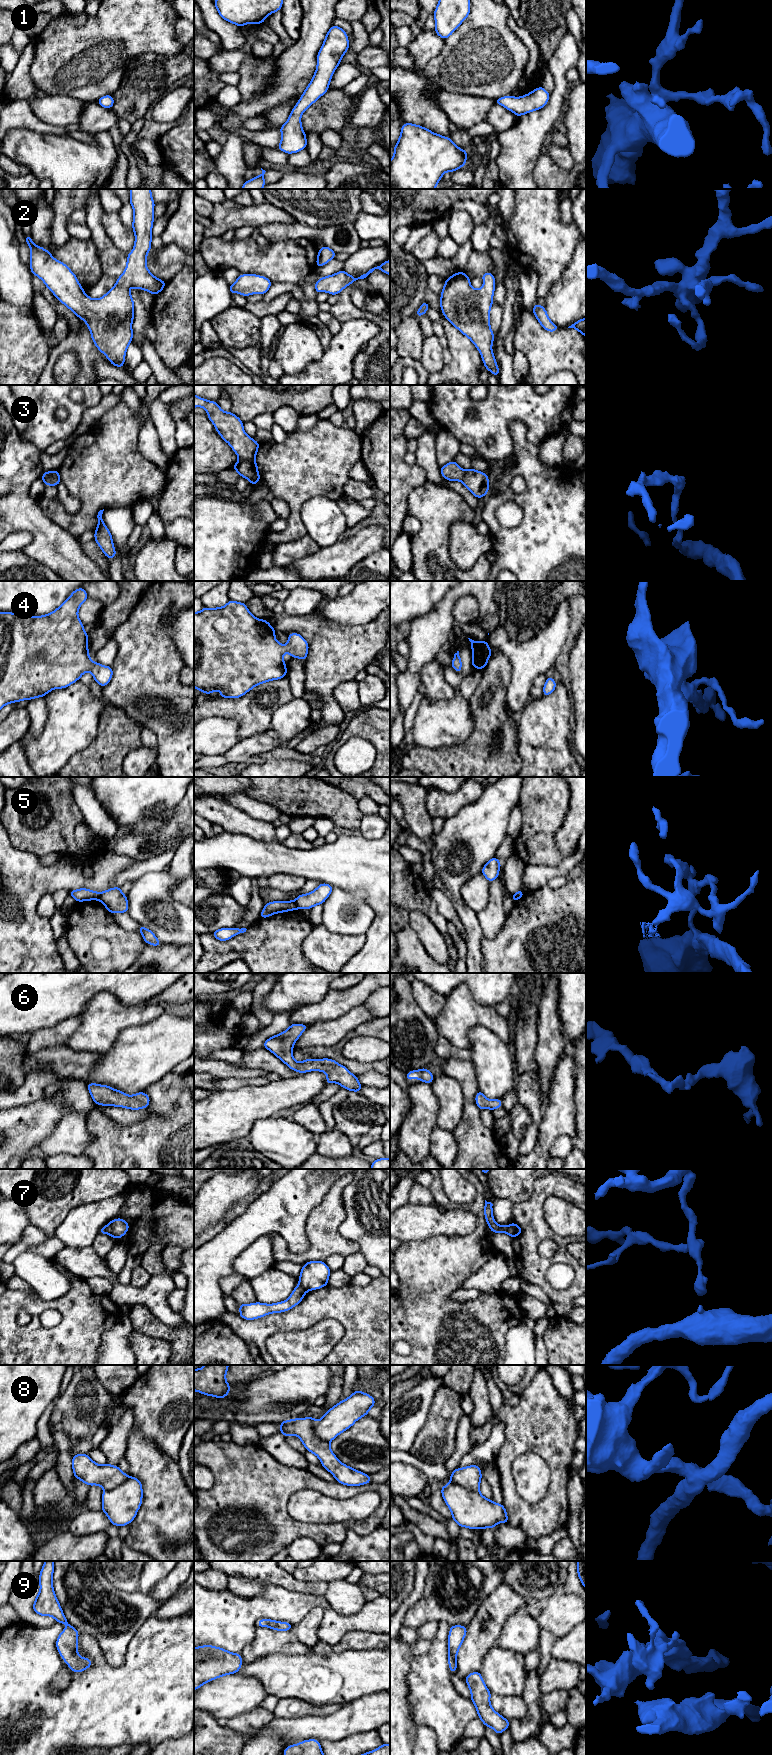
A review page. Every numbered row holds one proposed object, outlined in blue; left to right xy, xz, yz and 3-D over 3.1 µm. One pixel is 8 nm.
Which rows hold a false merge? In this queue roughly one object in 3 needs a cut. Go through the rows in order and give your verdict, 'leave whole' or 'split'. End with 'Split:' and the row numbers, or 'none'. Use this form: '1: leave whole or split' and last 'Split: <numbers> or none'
1: leave whole
2: leave whole
3: split
4: leave whole
5: split
6: leave whole
7: split
8: split
9: leave whole
Split: 3, 5, 7, 8

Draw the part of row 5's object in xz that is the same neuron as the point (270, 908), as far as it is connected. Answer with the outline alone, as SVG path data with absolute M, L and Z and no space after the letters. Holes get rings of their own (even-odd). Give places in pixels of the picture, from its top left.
M293 900L268 902L266 905L264 905L264 908L260 914L260 919L267 918L273 914L288 912L297 909L298 906Z

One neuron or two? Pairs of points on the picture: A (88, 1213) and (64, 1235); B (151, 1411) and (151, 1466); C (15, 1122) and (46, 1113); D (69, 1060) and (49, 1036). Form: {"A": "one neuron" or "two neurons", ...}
{"A": "one neuron", "B": "two neurons", "C": "one neuron", "D": "two neurons"}

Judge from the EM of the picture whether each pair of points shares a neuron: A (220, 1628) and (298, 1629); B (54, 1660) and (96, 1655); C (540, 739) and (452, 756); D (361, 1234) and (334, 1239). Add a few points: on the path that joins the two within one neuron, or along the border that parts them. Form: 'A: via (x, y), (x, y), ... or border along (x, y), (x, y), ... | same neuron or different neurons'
A: border along (311, 1610), (293, 1625) | different neurons
B: via (46, 1683), (54, 1697), (69, 1697), (88, 1678) | same neuron
C: border along (518, 723), (517, 752), (522, 766) | different neurons
D: border along (345, 1214), (339, 1232), (353, 1240), (359, 1251) | different neurons

